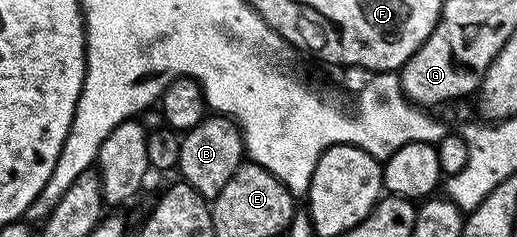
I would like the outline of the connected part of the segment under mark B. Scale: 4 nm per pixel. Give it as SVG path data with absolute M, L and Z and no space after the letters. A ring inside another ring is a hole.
M212 113L198 125L194 125L192 130L183 132L178 153L179 178L198 189L204 199L211 201L218 197L218 193L222 193L222 185L226 185L226 181L234 177L245 159L244 134L240 128L233 120Z

